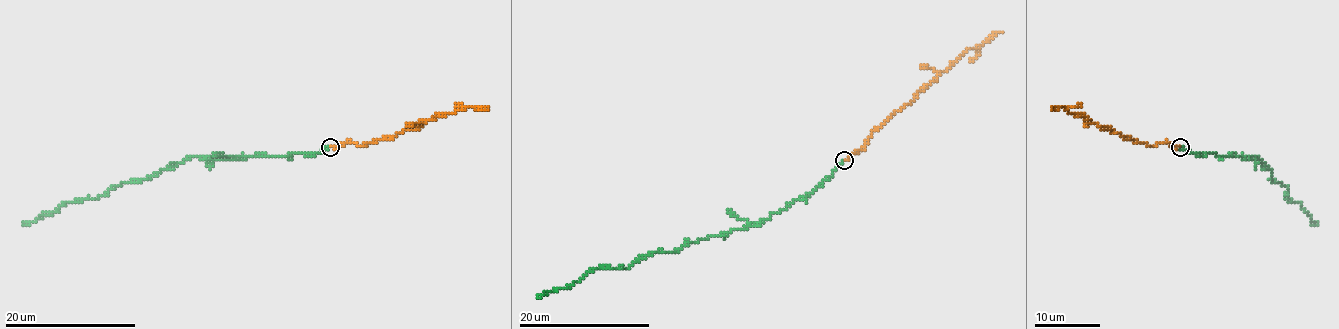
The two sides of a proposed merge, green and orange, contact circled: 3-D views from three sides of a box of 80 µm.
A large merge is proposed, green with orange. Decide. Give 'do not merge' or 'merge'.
merge

